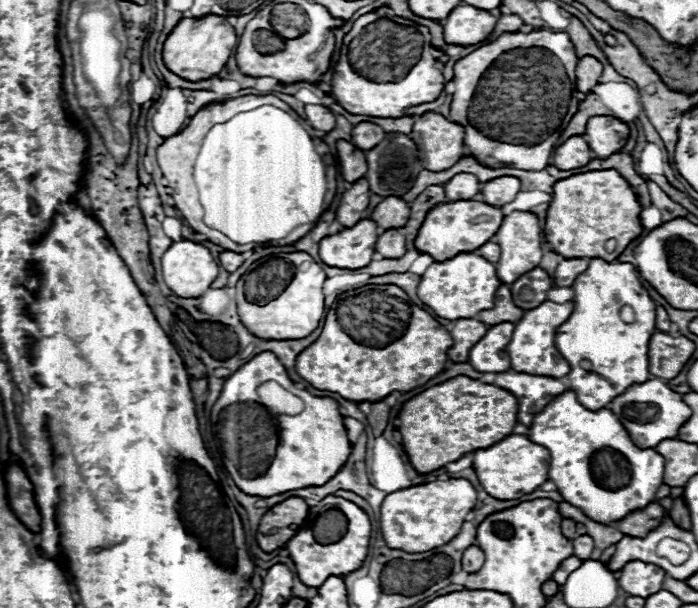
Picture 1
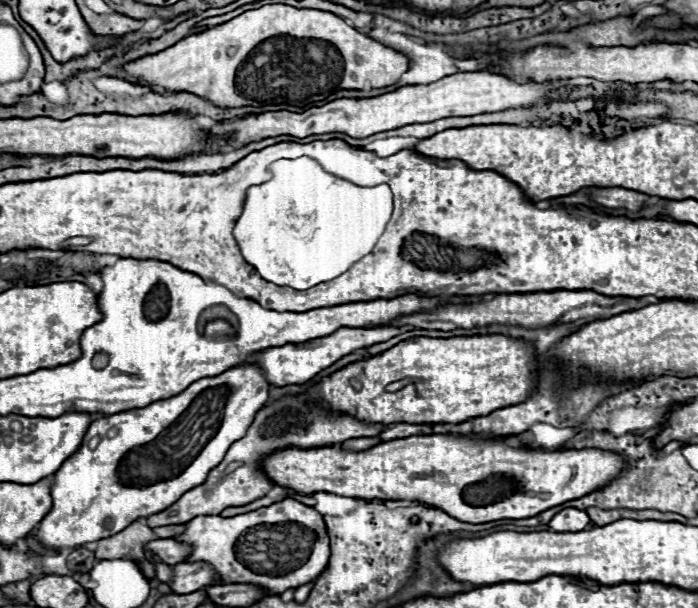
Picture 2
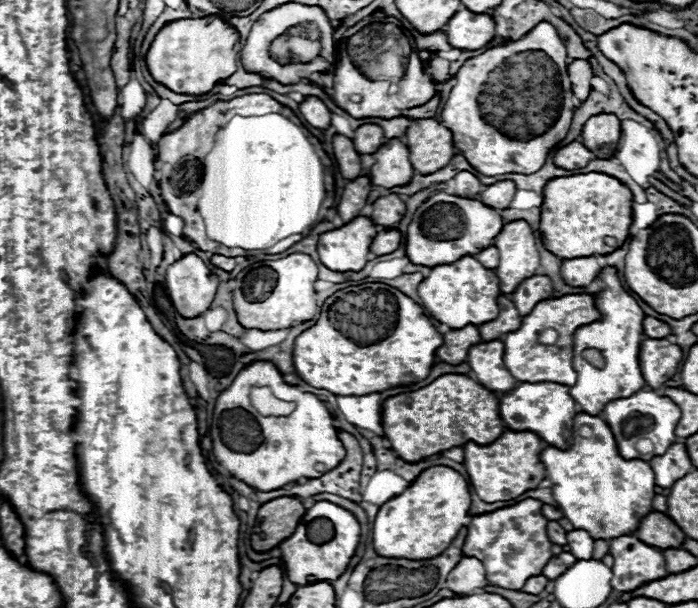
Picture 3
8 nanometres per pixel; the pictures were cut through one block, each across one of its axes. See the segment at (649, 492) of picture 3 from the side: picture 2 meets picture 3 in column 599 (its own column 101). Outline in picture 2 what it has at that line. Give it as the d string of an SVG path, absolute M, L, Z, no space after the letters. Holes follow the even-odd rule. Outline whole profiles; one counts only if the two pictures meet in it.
M240 364L218 376L196 380L180 394L152 402L146 408L134 408L94 420L80 448L54 474L52 508L40 522L36 532L38 542L58 552L62 548L78 548L86 542L110 538L122 532L134 520L172 506L186 490L200 486L208 472L218 466L218 462L222 462L232 442L246 434L250 422L254 422L256 412L266 404L268 390L270 384L258 364Z

